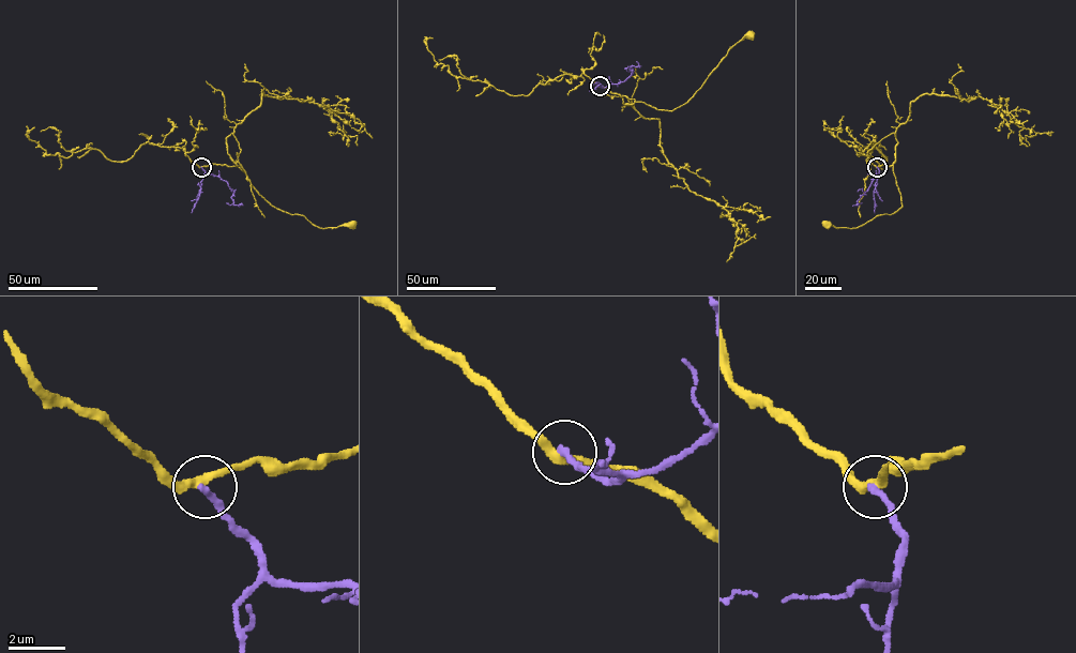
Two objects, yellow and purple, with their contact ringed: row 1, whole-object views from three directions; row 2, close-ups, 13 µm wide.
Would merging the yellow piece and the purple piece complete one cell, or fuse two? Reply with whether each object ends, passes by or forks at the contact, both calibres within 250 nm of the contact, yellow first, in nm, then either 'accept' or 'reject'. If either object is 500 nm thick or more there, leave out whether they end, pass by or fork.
yellow passes by | purple ends | 320/260 nm | reject

